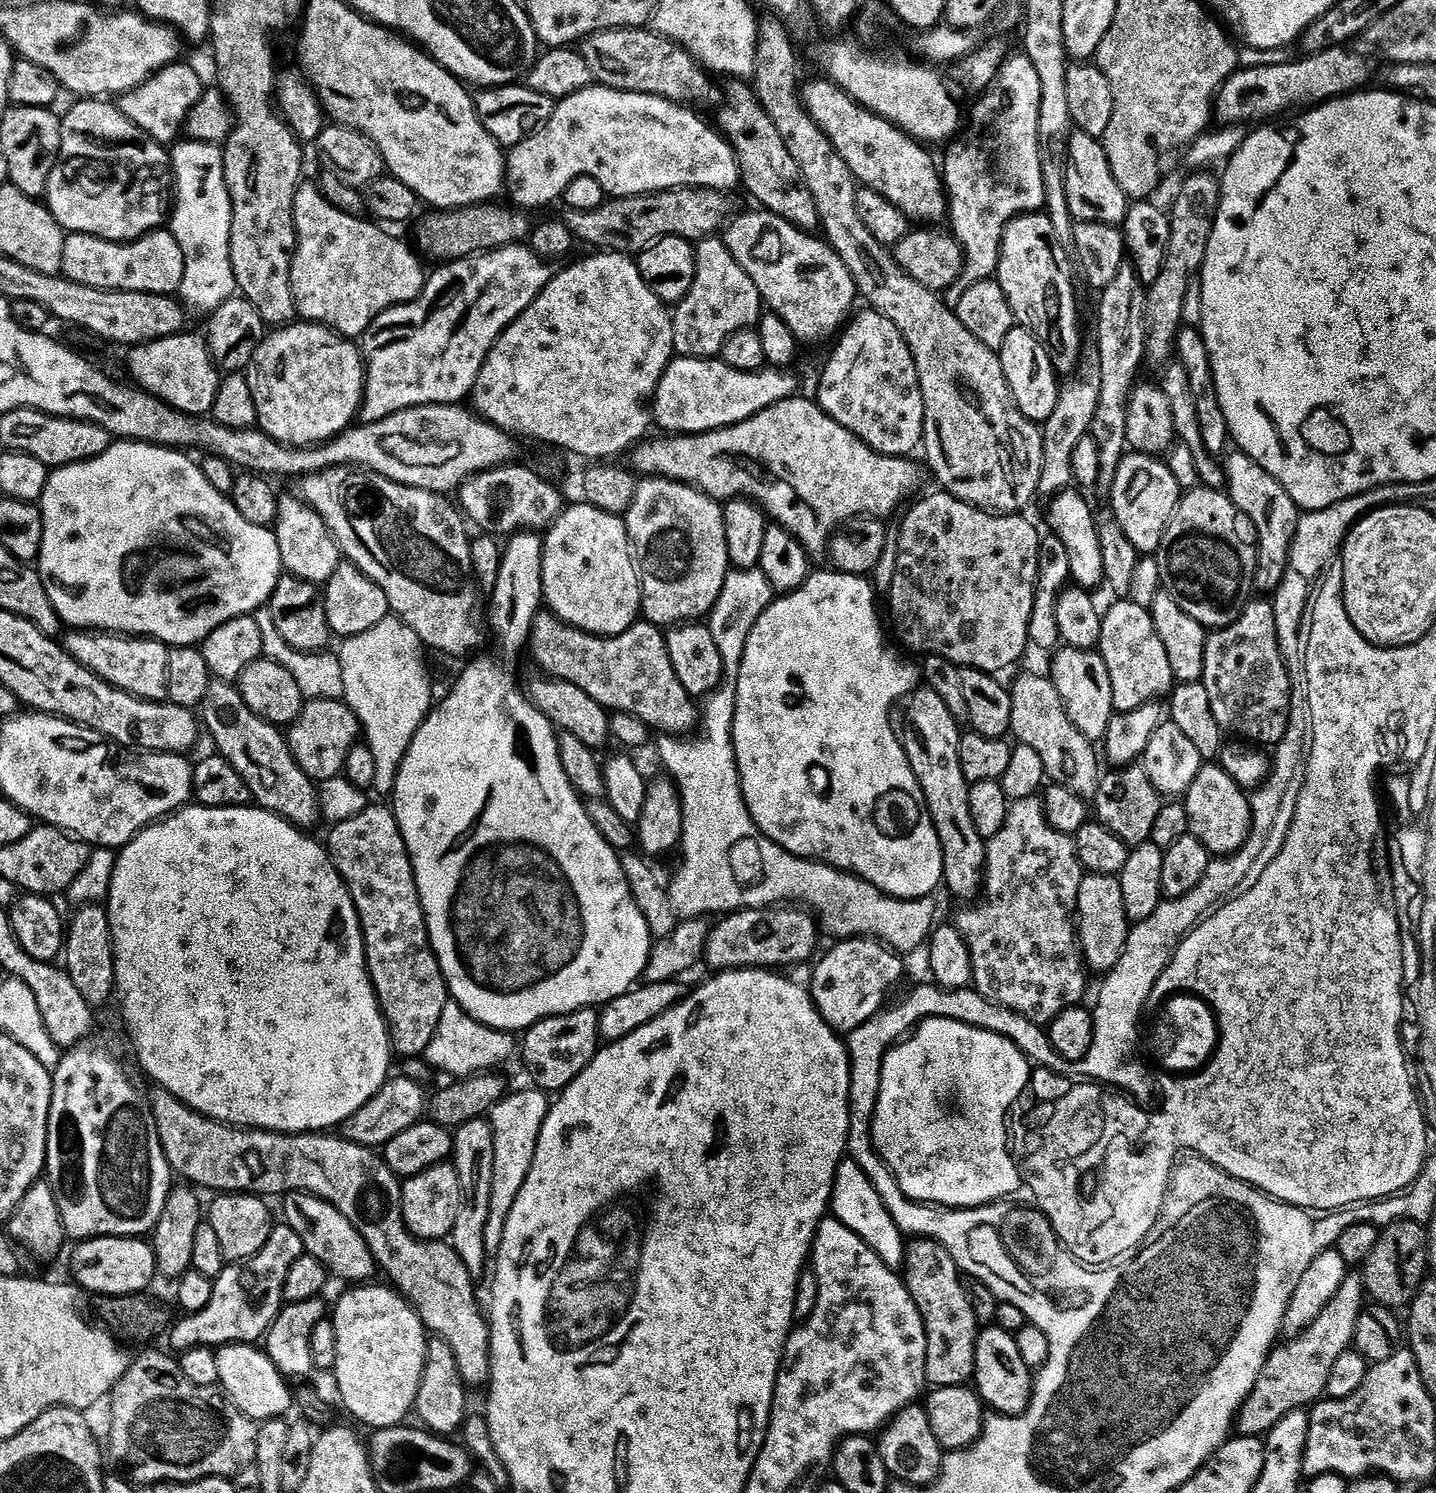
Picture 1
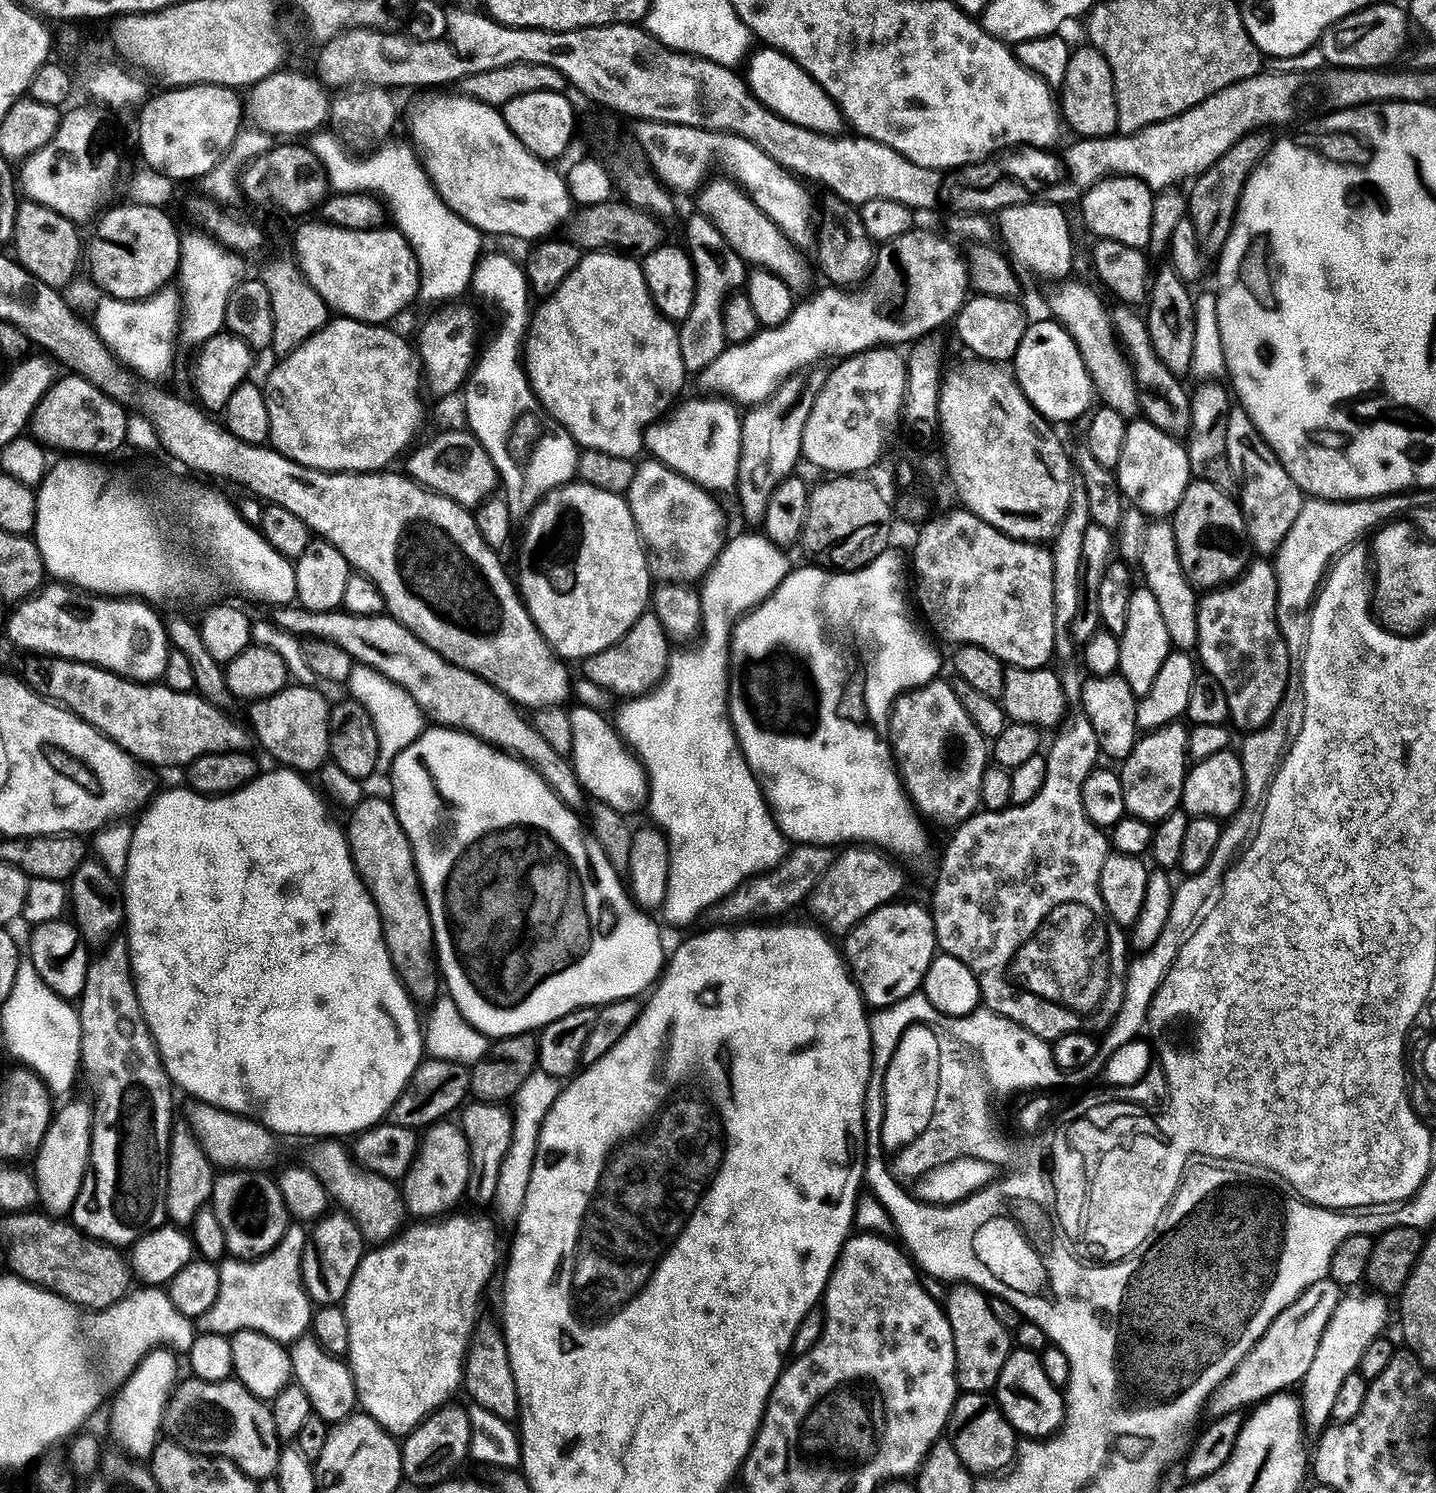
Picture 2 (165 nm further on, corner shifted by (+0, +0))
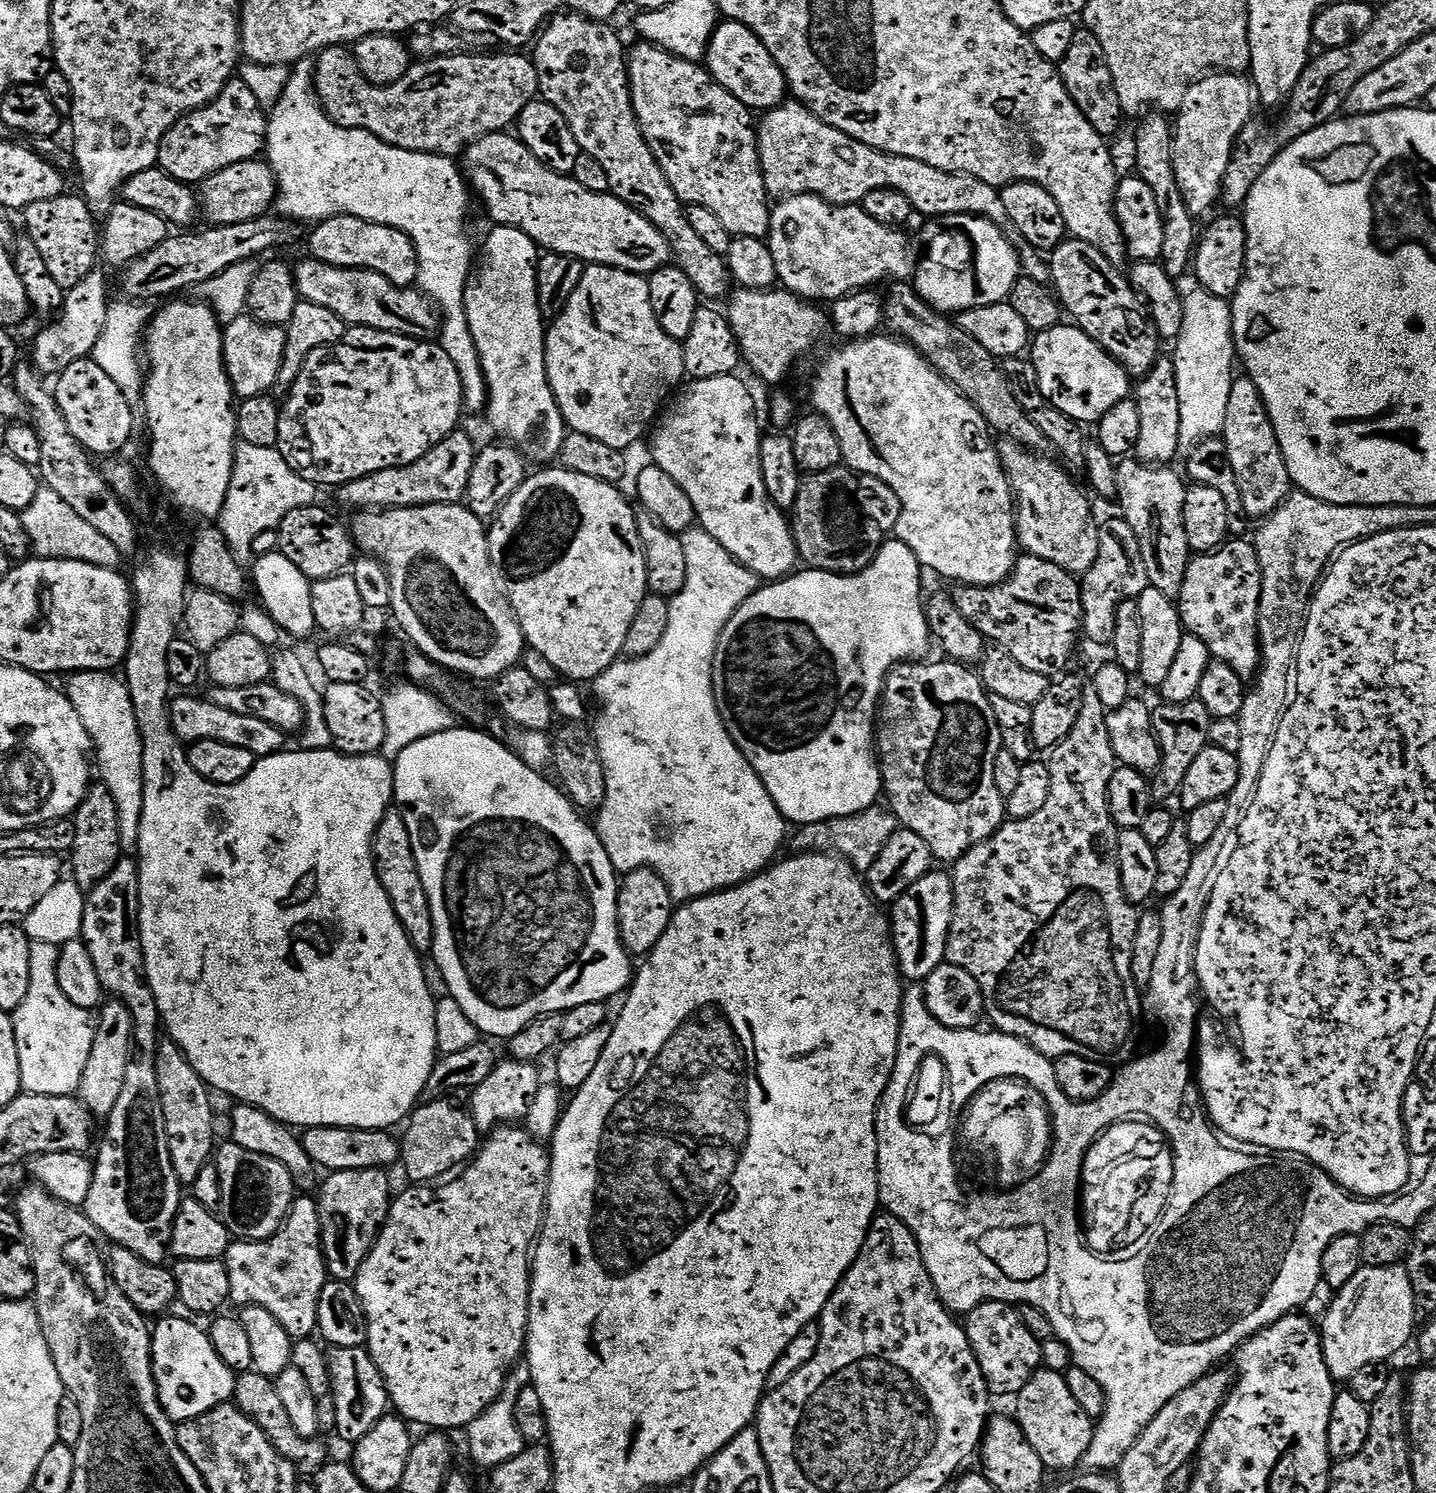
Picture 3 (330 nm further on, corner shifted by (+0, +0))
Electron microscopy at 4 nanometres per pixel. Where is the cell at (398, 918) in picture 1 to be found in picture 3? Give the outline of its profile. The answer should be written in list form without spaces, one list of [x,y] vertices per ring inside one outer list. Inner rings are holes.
[[[390,810],[384,815],[383,822],[378,826],[376,839],[374,841],[374,855],[376,858],[376,873],[406,930],[408,937],[412,939],[412,944],[417,952],[421,954],[431,953],[432,935],[434,926],[432,925],[432,911],[430,910],[430,901],[426,890],[422,886],[422,878],[418,874],[418,866],[414,862],[414,850],[410,846],[410,834],[406,830],[406,822],[401,818],[399,811]]]

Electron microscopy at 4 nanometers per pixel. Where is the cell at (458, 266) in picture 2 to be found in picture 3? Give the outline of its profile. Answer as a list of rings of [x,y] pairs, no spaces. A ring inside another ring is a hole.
[[[305,58],[296,61],[289,74],[289,82],[287,82],[285,90],[282,91],[281,98],[278,100],[277,105],[272,108],[268,116],[266,163],[272,167],[272,173],[276,175],[278,195],[274,208],[279,215],[285,218],[291,218],[297,222],[305,222],[304,220],[319,222],[328,220],[332,216],[356,216],[359,220],[365,220],[371,224],[381,224],[382,226],[397,228],[398,231],[406,233],[412,239],[412,244],[416,247],[416,257],[420,263],[418,287],[436,305],[442,317],[442,337],[444,336],[442,347],[446,350],[446,354],[450,354],[454,366],[458,366],[458,378],[462,378],[464,411],[469,417],[471,415],[483,417],[488,406],[488,383],[484,377],[480,355],[474,346],[474,338],[470,334],[470,322],[466,318],[466,306],[464,305],[464,287],[468,285],[468,278],[474,267],[474,252],[472,256],[472,244],[468,241],[468,228],[464,225],[468,220],[468,196],[470,188],[466,183],[466,177],[463,171],[458,167],[457,161],[451,156],[435,156],[434,154],[426,154],[425,152],[402,150],[398,146],[390,146],[386,142],[382,142],[374,134],[370,134],[361,128],[343,128],[342,126],[338,126],[325,114],[324,109],[320,107],[320,101],[314,91],[314,64],[311,59]]]

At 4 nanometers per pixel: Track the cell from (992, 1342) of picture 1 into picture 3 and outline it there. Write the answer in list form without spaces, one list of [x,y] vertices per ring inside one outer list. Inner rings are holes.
[[[1041,1370],[1035,1372],[1026,1386],[1015,1397],[1014,1419],[1026,1434],[1034,1454],[1042,1458],[1045,1469],[1072,1468],[1083,1461],[1094,1431],[1094,1420],[1078,1406],[1074,1394],[1070,1394],[1067,1379],[1061,1373]]]

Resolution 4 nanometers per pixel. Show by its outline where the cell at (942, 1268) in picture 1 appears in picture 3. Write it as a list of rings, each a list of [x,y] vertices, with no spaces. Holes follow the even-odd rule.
[[[987,1300],[967,1313],[965,1320],[968,1321],[962,1324],[993,1397],[1015,1397],[1024,1389],[1026,1382],[1030,1382],[1033,1374],[1042,1368],[1041,1337],[1036,1337],[1016,1312],[1019,1311],[1013,1305],[1003,1304],[1001,1300]]]

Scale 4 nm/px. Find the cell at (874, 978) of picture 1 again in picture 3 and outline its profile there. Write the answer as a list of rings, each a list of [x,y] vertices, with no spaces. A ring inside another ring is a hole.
[[[947,871],[927,872],[908,892],[902,893],[890,908],[892,948],[896,951],[896,967],[908,982],[923,982],[939,964],[945,963],[948,931],[952,925],[952,878]]]

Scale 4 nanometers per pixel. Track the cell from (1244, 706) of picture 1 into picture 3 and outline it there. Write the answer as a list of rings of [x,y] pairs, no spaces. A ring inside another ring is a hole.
[[[1232,538],[1220,545],[1214,552],[1202,552],[1193,555],[1188,562],[1186,570],[1186,578],[1182,582],[1182,590],[1178,597],[1178,607],[1180,610],[1180,620],[1184,623],[1184,630],[1187,635],[1202,638],[1202,642],[1206,642],[1208,647],[1208,655],[1212,660],[1221,660],[1226,666],[1230,666],[1230,670],[1234,670],[1234,674],[1241,676],[1244,681],[1255,681],[1262,663],[1262,653],[1260,650],[1260,599],[1262,598],[1262,578],[1264,572],[1260,568],[1260,559],[1256,553],[1255,543],[1249,542],[1244,538]]]

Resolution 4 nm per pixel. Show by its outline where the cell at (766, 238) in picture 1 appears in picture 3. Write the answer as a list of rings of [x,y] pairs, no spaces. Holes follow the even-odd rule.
[[[640,42],[637,45],[628,56],[628,85],[632,91],[636,121],[640,124],[644,140],[650,146],[654,158],[666,174],[676,199],[686,206],[696,205],[707,215],[709,212],[729,232],[729,237],[763,237],[770,197],[764,189],[753,113],[742,102],[738,102],[730,90],[717,84],[707,67],[678,58],[657,44]]]

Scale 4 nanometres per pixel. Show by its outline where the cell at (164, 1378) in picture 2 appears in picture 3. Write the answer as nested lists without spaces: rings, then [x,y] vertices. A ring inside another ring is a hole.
[[[169,1315],[161,1319],[152,1332],[152,1373],[156,1379],[156,1393],[169,1421],[183,1422],[208,1416],[220,1405],[229,1403],[236,1395],[237,1373],[228,1368],[214,1350],[211,1335],[191,1319],[179,1320]]]

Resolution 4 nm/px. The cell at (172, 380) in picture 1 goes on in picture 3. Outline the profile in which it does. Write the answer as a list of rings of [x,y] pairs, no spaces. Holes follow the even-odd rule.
[[[243,314],[223,329],[224,365],[232,383],[233,393],[240,400],[271,393],[282,366],[286,350],[287,331],[274,324],[263,324],[251,314]]]

